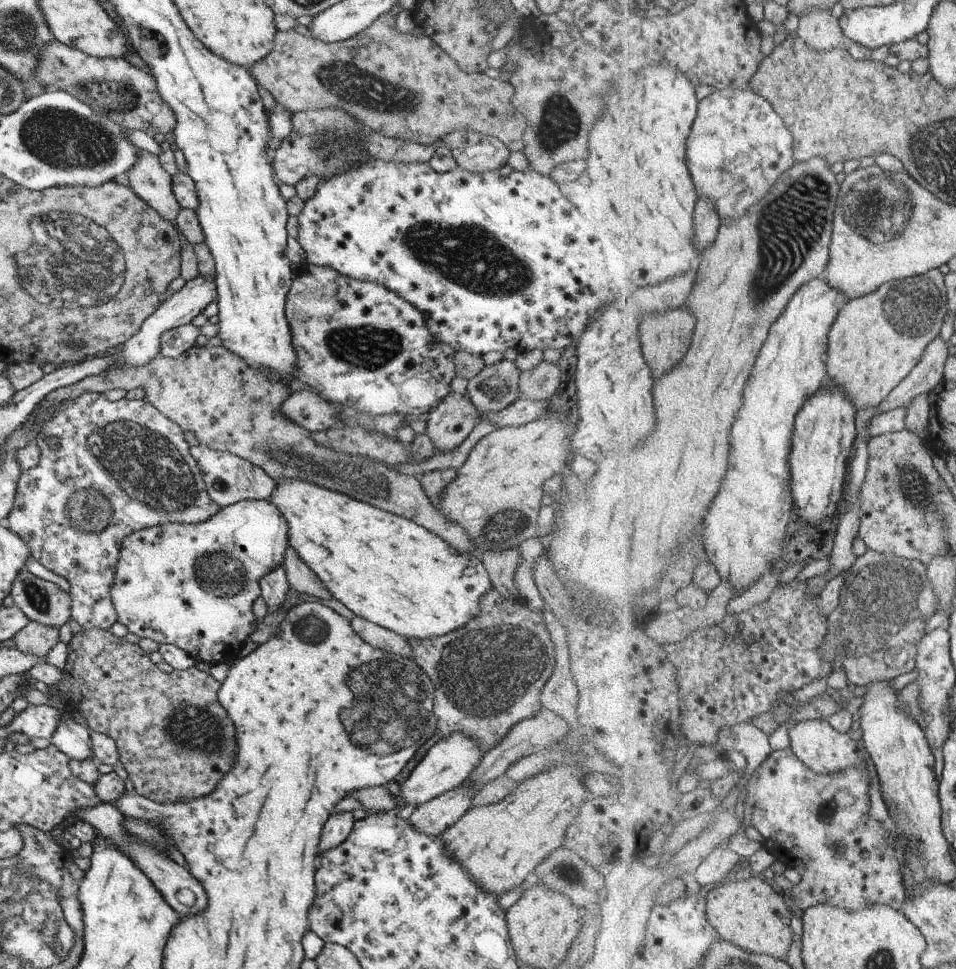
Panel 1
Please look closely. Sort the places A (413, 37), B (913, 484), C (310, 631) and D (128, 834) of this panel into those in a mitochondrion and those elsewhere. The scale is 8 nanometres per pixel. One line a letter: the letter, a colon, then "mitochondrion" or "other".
A: other
B: mitochondrion
C: mitochondrion
D: other

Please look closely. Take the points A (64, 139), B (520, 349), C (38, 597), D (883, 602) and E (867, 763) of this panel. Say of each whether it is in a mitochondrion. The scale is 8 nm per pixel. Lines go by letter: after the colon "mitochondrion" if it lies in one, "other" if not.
A: mitochondrion
B: other
C: mitochondrion
D: mitochondrion
E: other

